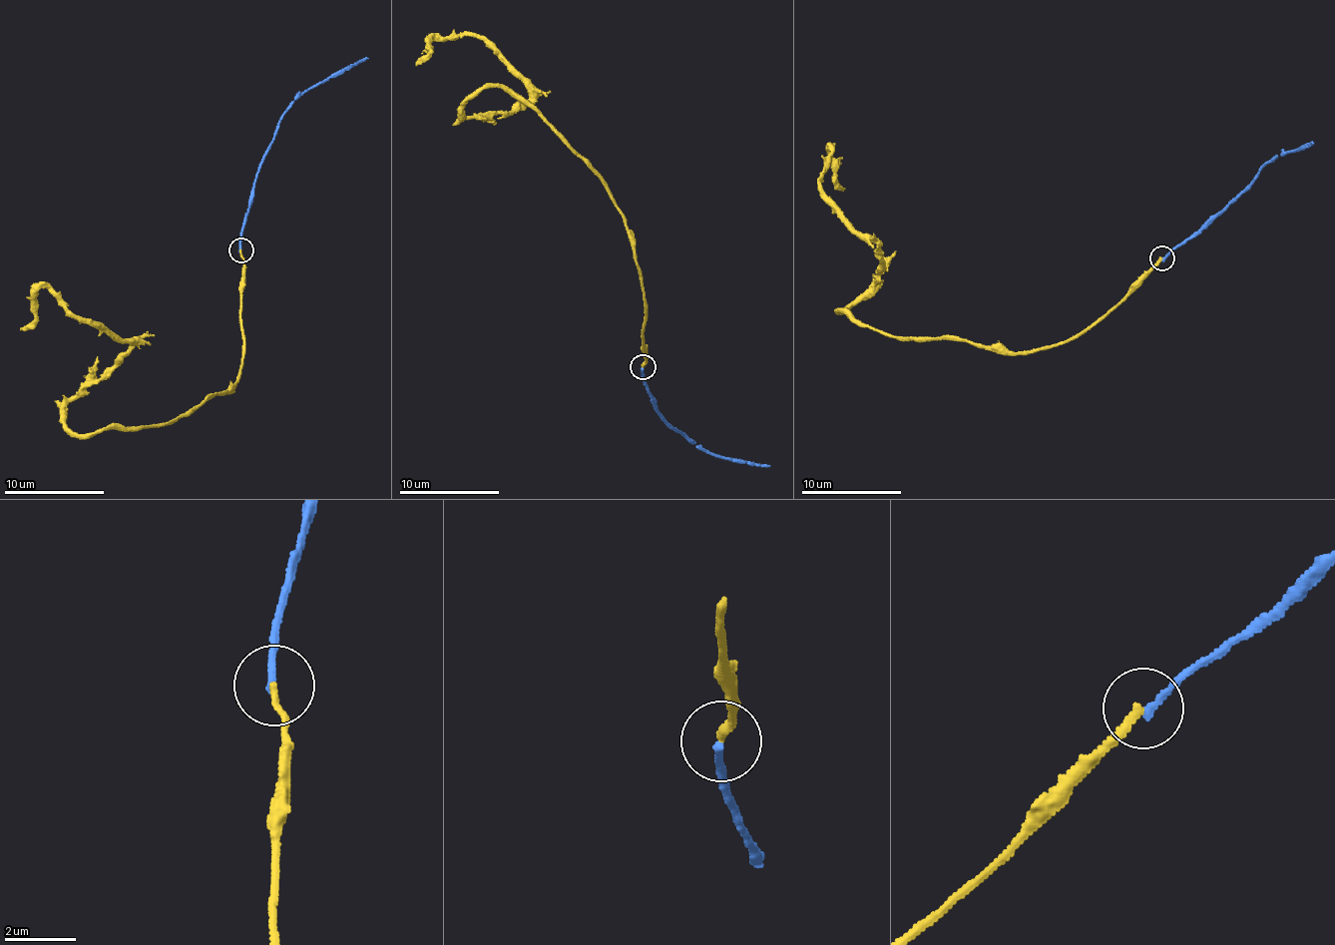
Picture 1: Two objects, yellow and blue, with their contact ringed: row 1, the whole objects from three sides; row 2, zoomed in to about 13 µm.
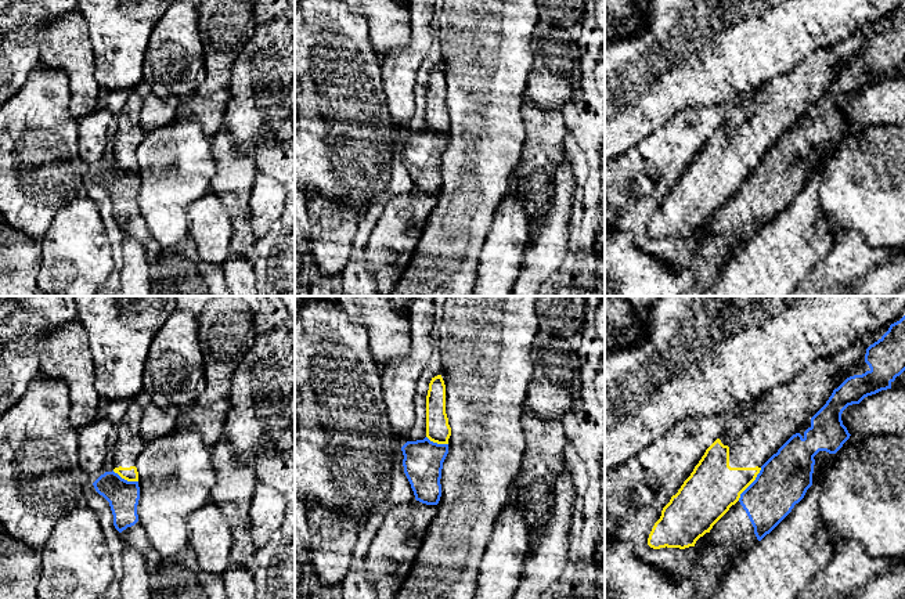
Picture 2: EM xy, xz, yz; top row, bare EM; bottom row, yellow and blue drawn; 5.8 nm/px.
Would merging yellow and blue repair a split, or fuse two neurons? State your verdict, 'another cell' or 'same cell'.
another cell

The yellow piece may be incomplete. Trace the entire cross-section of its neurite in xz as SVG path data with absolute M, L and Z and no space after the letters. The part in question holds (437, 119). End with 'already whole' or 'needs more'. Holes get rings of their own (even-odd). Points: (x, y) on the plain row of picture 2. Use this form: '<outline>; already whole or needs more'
M441 65L432 68L426 86L426 127L437 134L448 134L451 118L446 104L446 75Z; already whole

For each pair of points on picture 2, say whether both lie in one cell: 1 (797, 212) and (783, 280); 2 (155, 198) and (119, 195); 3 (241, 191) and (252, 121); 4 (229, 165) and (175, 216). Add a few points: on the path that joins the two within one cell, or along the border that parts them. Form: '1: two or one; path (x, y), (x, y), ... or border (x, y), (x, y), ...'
1: one; path (797, 228), (797, 238), (783, 252), (783, 263)
2: two; border (137, 172), (137, 210), (148, 227)
3: two; border (231, 141), (241, 145)
4: two; border (212, 151), (215, 172), (209, 188)

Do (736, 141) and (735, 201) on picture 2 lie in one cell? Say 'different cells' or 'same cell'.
different cells

